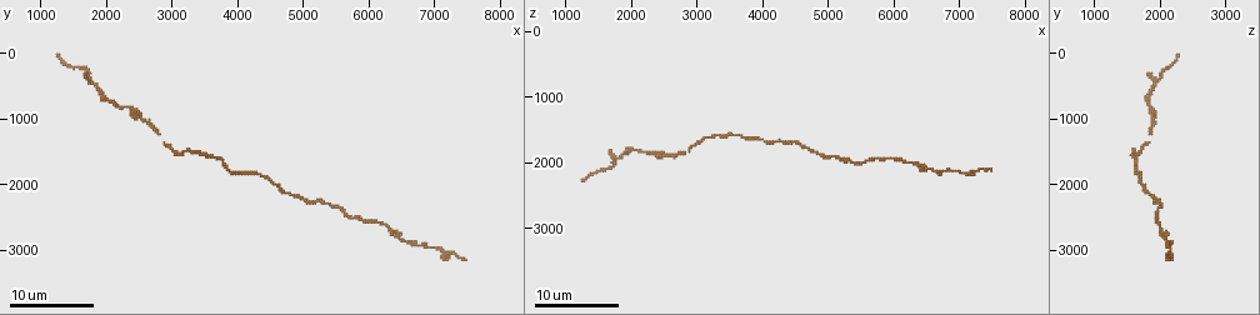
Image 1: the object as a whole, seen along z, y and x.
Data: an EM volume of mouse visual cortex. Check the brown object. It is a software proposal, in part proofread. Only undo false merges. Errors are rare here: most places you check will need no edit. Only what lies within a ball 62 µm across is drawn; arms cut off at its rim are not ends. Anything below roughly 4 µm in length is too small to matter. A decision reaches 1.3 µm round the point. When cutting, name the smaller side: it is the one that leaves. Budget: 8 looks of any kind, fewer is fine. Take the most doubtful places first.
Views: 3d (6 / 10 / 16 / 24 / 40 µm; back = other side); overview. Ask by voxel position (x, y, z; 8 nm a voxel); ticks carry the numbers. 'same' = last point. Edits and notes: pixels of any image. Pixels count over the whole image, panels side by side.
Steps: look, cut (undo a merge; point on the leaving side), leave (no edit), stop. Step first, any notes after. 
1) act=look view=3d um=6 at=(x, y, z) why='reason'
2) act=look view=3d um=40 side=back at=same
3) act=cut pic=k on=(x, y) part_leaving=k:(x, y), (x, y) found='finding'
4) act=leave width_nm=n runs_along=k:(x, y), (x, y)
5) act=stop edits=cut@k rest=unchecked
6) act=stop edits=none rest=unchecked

act=look view=3d um=16 at=(1850, 550, 1900) why='sudden change in width'

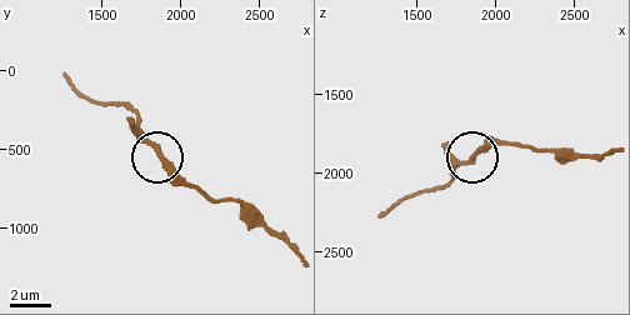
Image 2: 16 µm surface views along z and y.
act=look view=3d um=10 at=(1860, 500, 1900) why='zoom in'

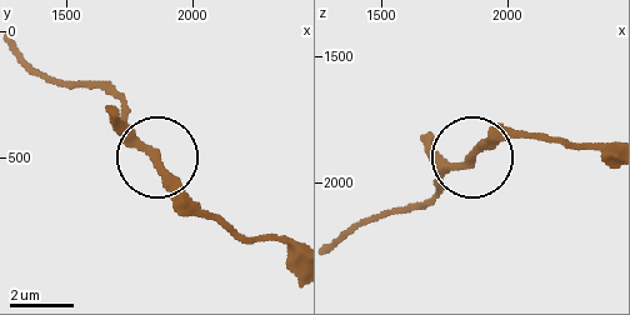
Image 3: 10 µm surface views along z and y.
act=leave width_nm=260 runs_along=3:(294, 253), (278, 239), (221, 229), (133, 131), (111, 94) found='one neuron here'

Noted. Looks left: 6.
act=look view=3d um=16 at=(2350, 800, 1900) why='sudden change in width'

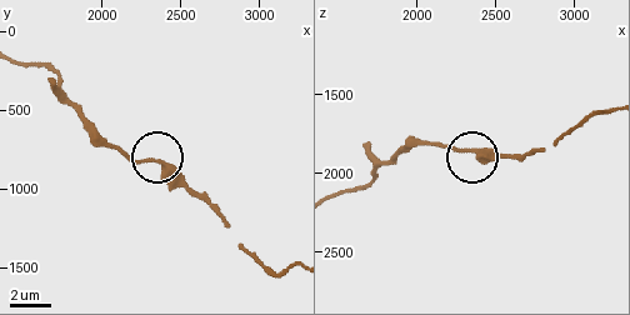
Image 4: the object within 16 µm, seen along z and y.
act=look view=3d um=6 at=(2360, 820, 1860)

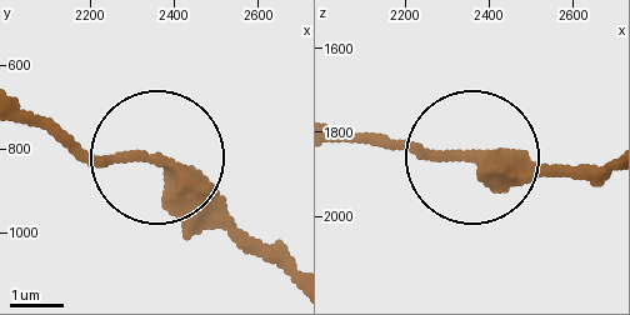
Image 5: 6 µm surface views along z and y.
act=leave runs_along=5:(283, 268), (161, 160), (80, 155), (26, 124) found='continuous, no second neuron'

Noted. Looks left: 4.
act=look view=3d um=16 at=(3650, 1600, 1550) why='a narrow waist'

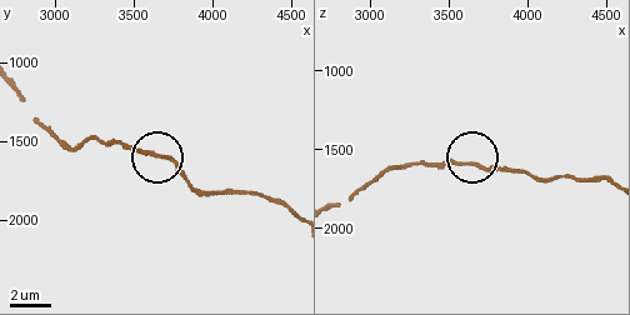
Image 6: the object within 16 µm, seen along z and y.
act=look view=3d um=10 at=(3640, 1580, 1600) why='closer look'

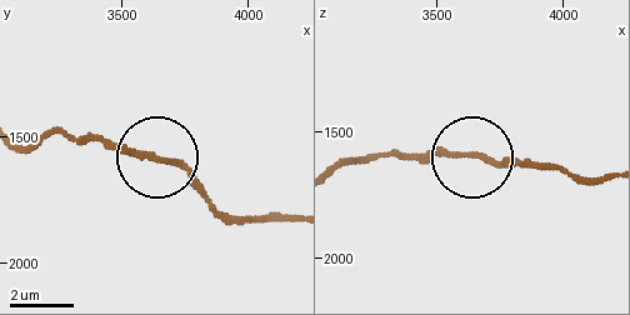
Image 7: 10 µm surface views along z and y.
act=leave runs_along=7:(286, 223), (224, 211), (184, 169), (74, 141) found='continuous, no second neuron'

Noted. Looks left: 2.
act=look view=3d um=24 at=(2750, 1200, 1850) why='calibre changes'

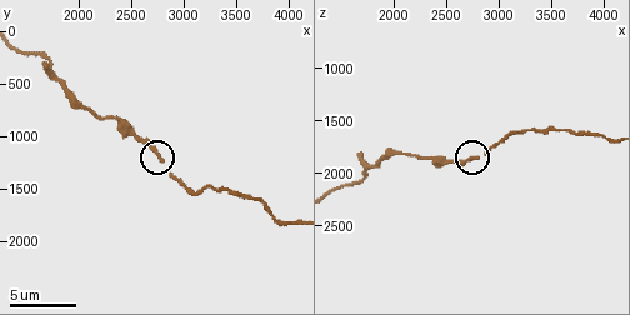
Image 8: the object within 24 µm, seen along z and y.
act=look view=3d um=6 at=(2780, 1200, 1840)

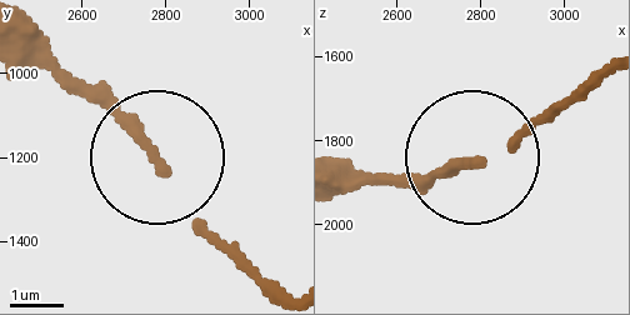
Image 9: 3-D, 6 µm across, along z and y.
act=leave runs_along=9:(294, 291), (240, 265), (160, 158), (30, 40) found='one neuron here'

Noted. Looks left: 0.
act=stop edits=none rest=unchecked

